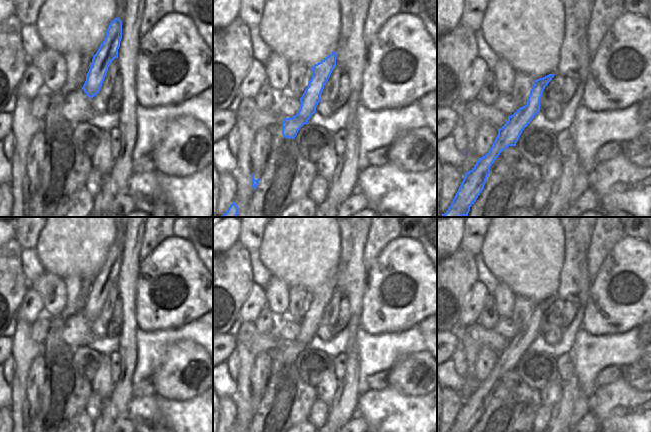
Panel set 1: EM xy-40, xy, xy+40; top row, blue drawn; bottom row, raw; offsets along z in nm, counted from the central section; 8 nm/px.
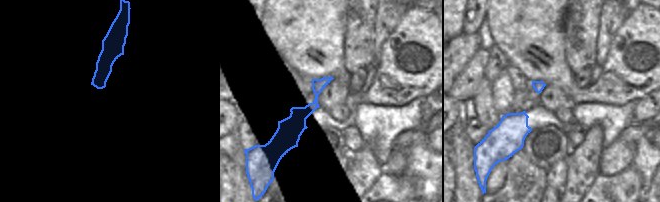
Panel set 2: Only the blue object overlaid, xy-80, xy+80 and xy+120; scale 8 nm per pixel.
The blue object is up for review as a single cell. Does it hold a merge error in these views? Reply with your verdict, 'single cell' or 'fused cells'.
single cell

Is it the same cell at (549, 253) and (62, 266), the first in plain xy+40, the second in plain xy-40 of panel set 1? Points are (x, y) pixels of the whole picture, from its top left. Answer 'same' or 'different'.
same

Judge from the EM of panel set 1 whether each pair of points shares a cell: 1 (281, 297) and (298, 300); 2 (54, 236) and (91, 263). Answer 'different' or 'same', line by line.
1: different
2: same

